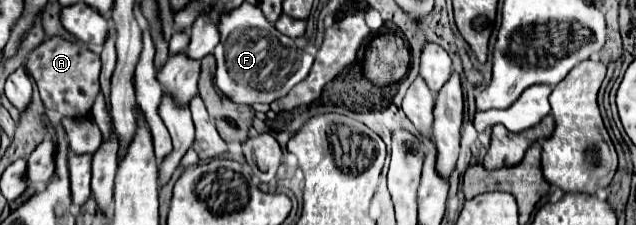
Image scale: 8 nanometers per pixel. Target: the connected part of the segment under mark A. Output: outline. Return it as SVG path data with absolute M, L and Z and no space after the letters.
M59 36L47 38L41 42L33 52L25 58L29 76L35 80L43 104L49 110L59 112L67 118L89 118L93 100L99 92L99 72L101 72L101 60L99 54L91 52L85 46L79 46L75 42L67 42Z

